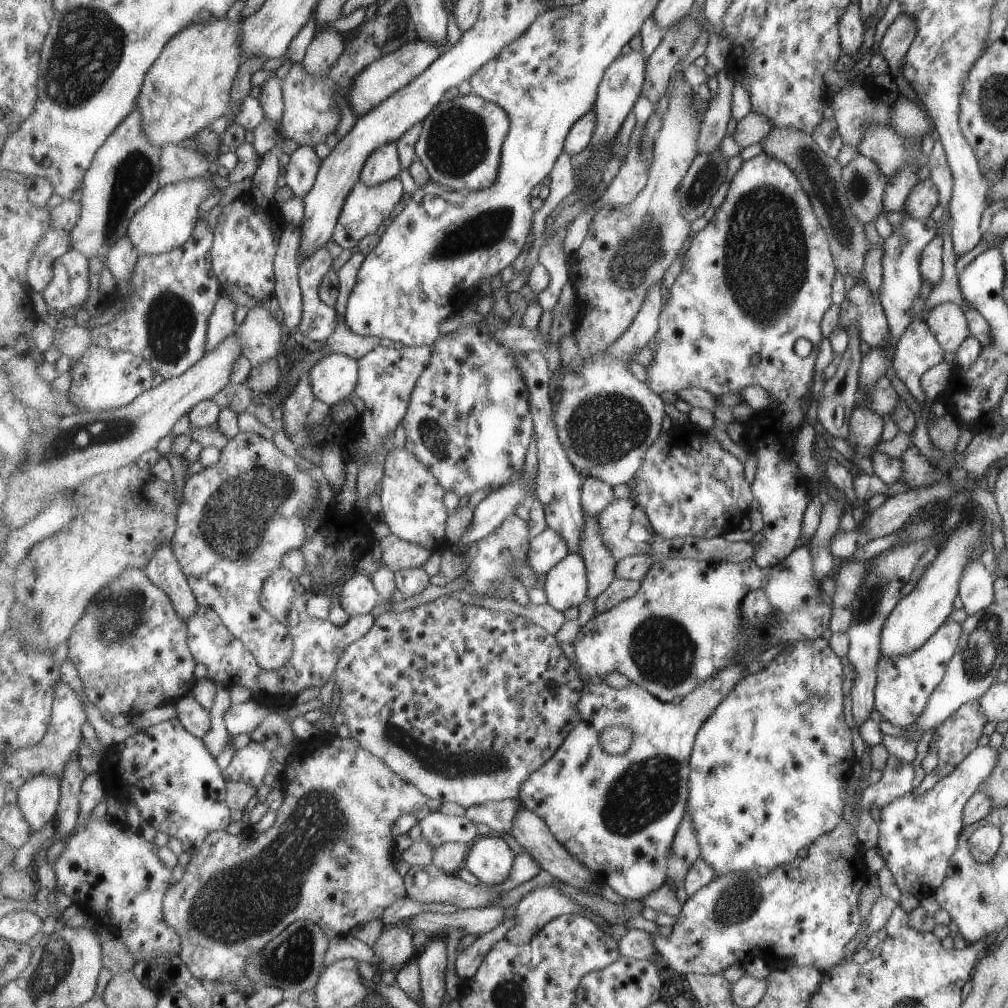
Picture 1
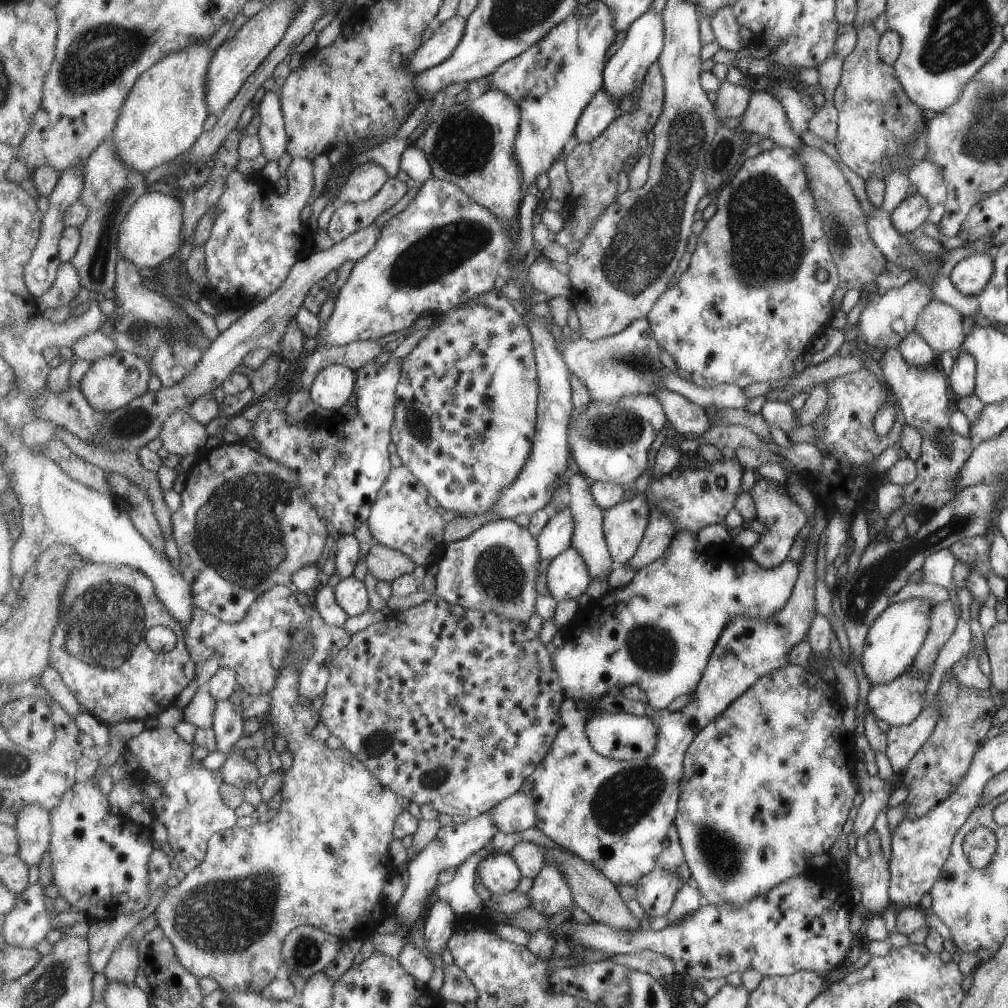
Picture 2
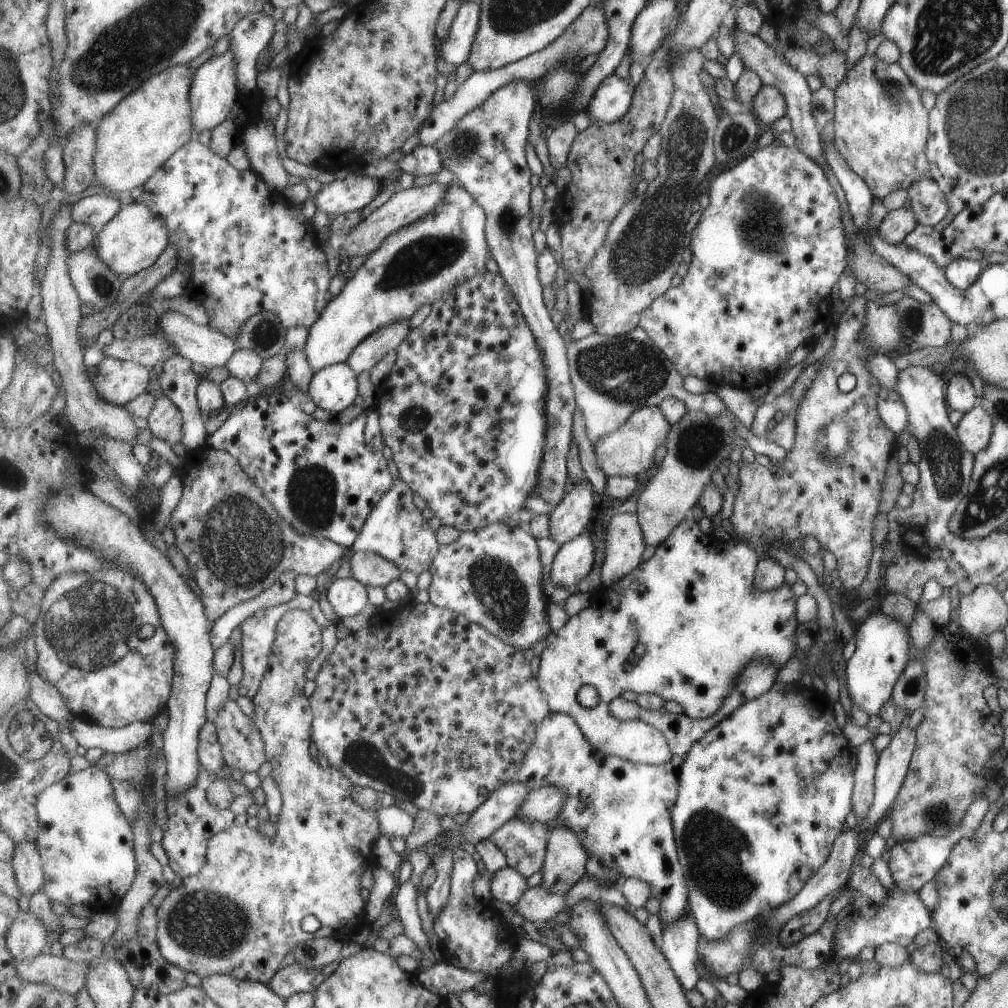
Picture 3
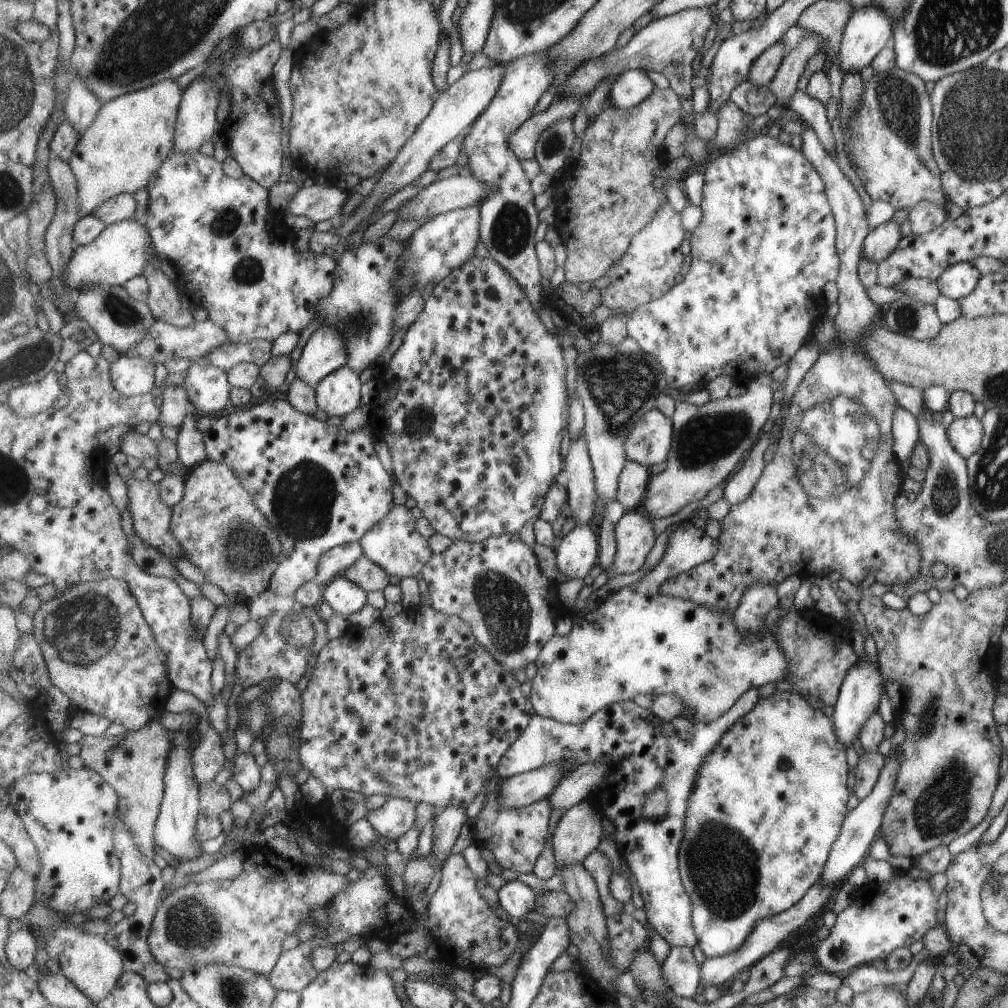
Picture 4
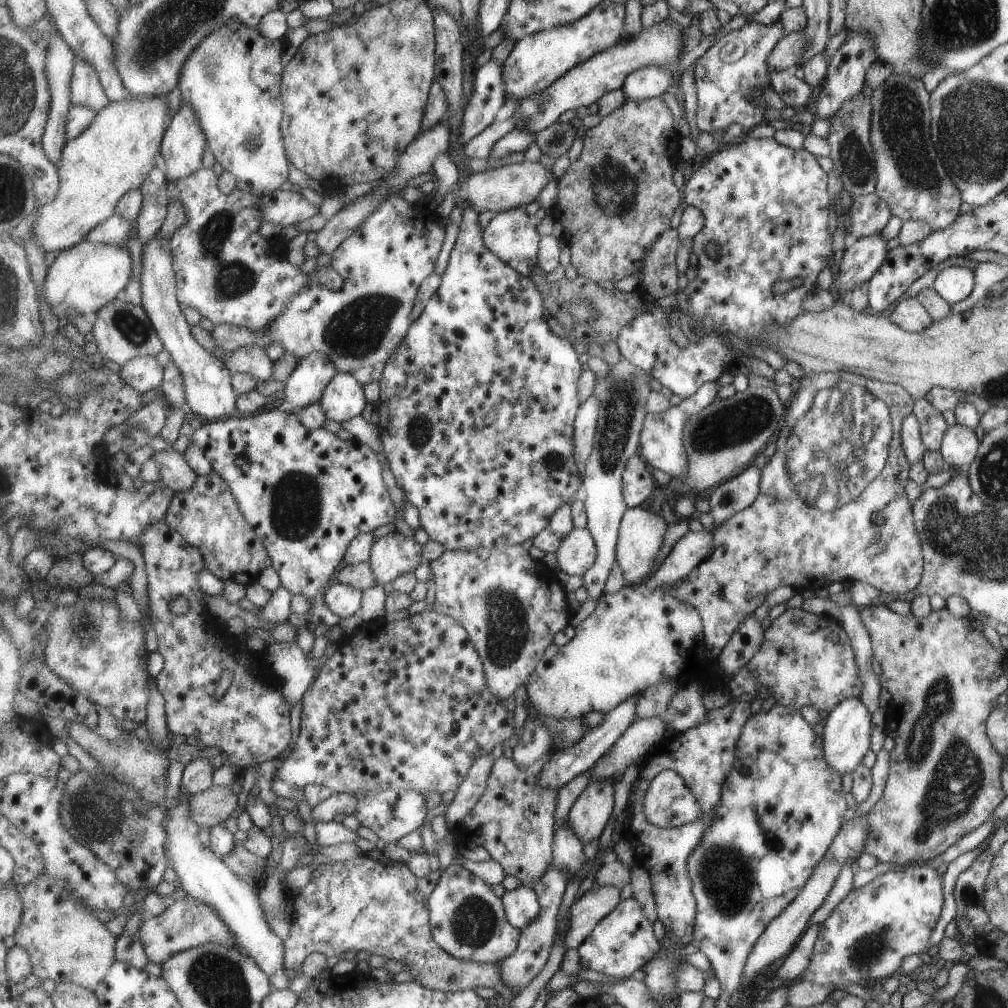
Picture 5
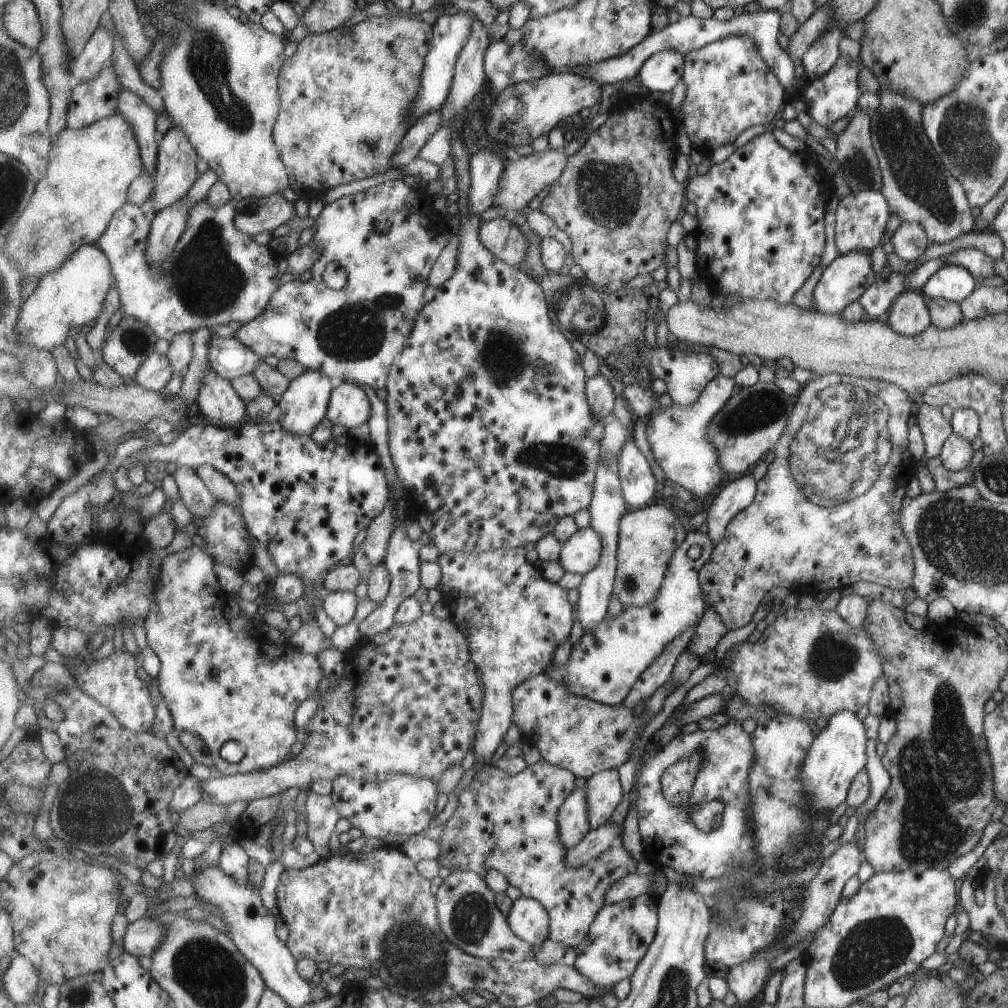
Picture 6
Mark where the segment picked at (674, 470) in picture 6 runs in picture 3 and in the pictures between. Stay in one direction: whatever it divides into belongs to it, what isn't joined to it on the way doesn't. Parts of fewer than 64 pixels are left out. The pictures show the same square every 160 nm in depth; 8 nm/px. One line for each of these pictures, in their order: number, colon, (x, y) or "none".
3: (628, 451)
4: (650, 442)
5: (663, 446)

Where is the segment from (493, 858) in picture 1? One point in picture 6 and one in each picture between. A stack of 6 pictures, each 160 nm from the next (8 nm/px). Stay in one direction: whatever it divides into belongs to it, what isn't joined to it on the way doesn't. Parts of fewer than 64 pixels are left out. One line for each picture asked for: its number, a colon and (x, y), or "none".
2: (500, 873)
3: (508, 885)
4: (519, 901)
5: (522, 904)
6: (529, 919)

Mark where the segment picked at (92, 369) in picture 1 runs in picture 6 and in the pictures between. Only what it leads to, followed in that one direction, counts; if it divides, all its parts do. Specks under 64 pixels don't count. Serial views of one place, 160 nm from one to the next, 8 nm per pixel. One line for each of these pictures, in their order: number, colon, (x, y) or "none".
2: (112, 382)
3: (118, 382)
4: (133, 376)
5: (145, 372)
6: (154, 374)

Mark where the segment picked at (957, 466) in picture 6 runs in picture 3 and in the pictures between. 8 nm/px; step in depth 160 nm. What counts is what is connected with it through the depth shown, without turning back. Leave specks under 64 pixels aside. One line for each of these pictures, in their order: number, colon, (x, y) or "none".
3: (974, 429)
4: (965, 433)
5: (958, 445)

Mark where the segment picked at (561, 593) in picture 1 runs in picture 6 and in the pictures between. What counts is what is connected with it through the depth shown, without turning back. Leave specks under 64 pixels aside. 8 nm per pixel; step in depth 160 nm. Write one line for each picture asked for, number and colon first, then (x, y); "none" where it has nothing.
2: (568, 576)
3: (574, 560)
4: (579, 550)
5: (578, 553)
6: (581, 553)

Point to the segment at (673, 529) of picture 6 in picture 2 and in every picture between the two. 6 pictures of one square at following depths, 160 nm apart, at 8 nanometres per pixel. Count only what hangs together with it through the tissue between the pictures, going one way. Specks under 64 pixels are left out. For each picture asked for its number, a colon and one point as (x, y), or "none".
2: (625, 525)
3: (625, 542)
4: (634, 531)
5: (642, 533)

